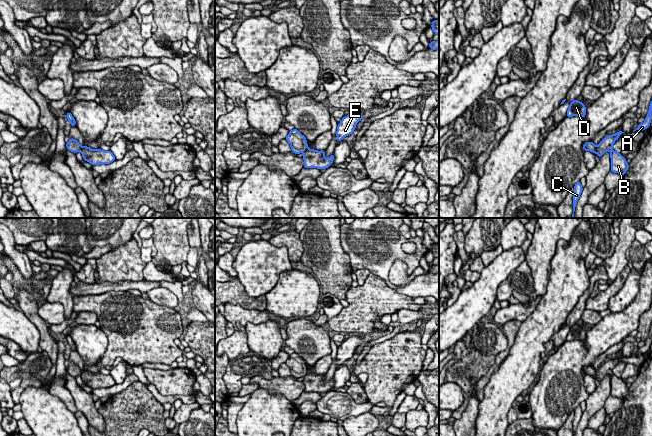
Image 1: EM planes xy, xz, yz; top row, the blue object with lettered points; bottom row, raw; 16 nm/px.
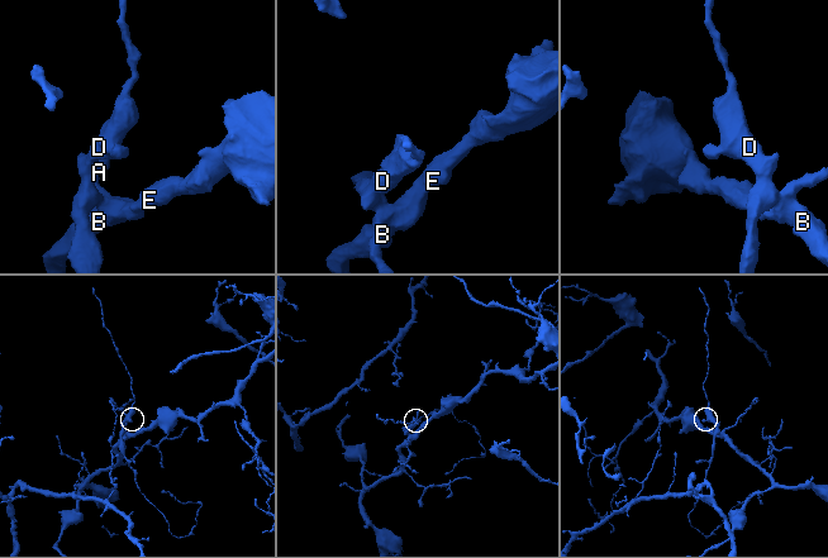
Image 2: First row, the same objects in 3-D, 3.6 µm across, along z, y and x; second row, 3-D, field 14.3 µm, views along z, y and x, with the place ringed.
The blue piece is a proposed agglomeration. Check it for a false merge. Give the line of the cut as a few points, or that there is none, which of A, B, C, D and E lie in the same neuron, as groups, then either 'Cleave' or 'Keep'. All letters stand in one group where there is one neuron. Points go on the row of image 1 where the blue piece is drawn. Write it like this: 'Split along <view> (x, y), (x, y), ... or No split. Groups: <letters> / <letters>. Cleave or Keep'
Split along yz (597, 146), (594, 152). Groups: A B E / C D. Cleave

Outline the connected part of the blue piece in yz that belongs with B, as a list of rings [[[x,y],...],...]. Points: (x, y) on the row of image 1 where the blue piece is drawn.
[[[622,130],[616,132],[614,135],[610,134],[609,136],[605,137],[597,146],[595,154],[598,157],[602,157],[602,155],[606,152],[610,152],[611,158],[611,171],[614,173],[618,173],[620,175],[624,175],[626,171],[629,169],[629,164],[627,163],[626,159],[621,155],[621,153],[617,153],[613,150],[612,146],[616,140],[619,139],[619,136],[623,134]]]

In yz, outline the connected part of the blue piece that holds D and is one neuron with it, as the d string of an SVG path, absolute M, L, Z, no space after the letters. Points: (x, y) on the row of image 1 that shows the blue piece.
M575 99L570 103L566 116L567 117L580 116L585 118L586 106L581 101Z

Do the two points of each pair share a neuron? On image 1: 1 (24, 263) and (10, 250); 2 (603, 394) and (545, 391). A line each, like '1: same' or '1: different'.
1: same
2: different

